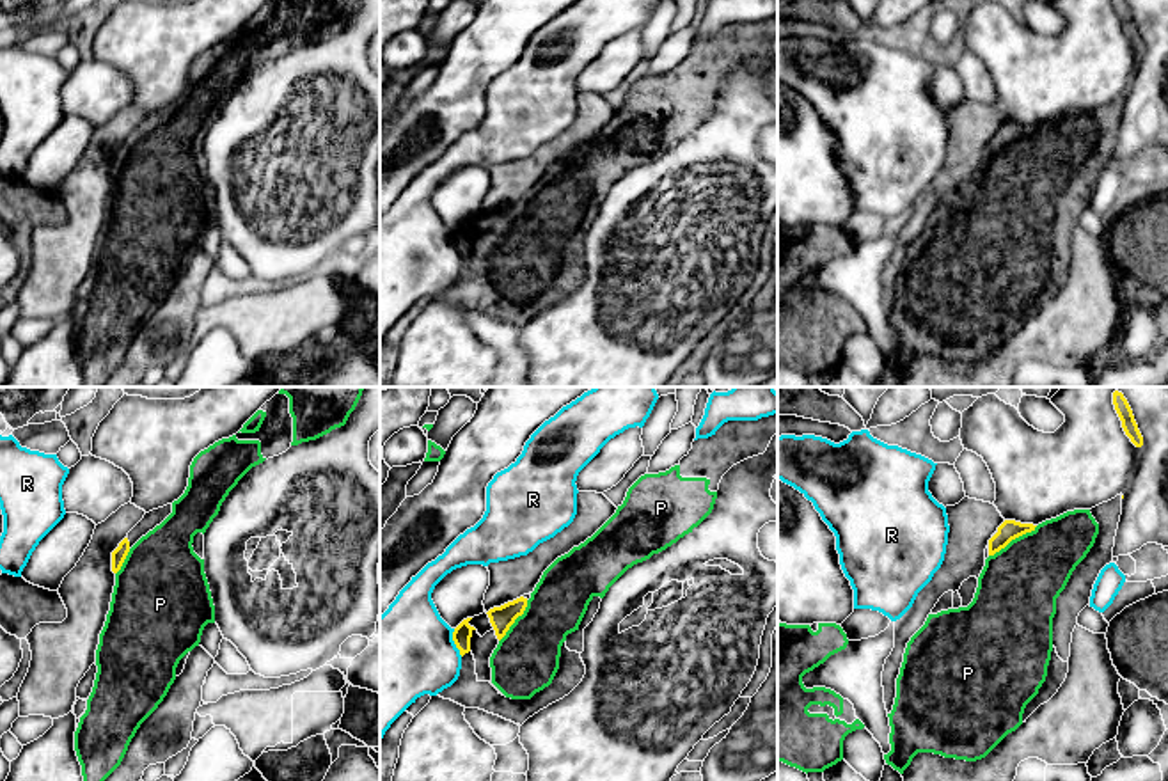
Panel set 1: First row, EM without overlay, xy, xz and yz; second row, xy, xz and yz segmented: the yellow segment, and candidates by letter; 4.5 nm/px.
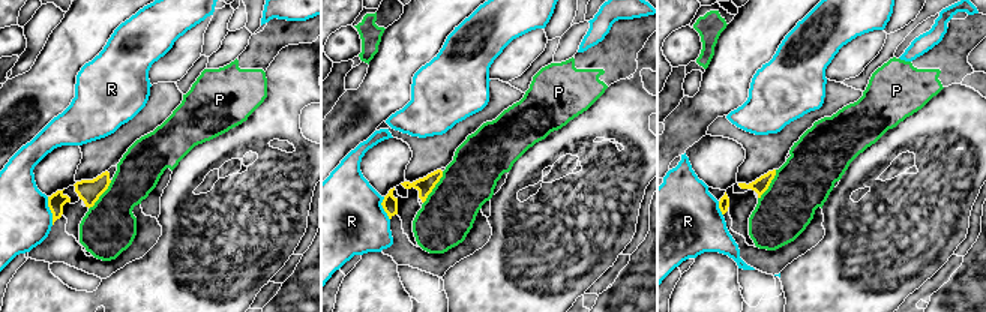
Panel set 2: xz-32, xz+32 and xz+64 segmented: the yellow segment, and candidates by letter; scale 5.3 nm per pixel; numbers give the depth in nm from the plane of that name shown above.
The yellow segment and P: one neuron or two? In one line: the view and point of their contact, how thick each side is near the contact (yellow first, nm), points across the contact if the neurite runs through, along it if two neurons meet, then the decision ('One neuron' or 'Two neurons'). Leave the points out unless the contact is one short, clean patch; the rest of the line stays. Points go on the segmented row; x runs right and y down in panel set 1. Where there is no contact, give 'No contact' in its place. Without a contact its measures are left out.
Touches yellow at yz (1012, 538). Thickness 90 nm (yellow) against 360 nm. One neuron

